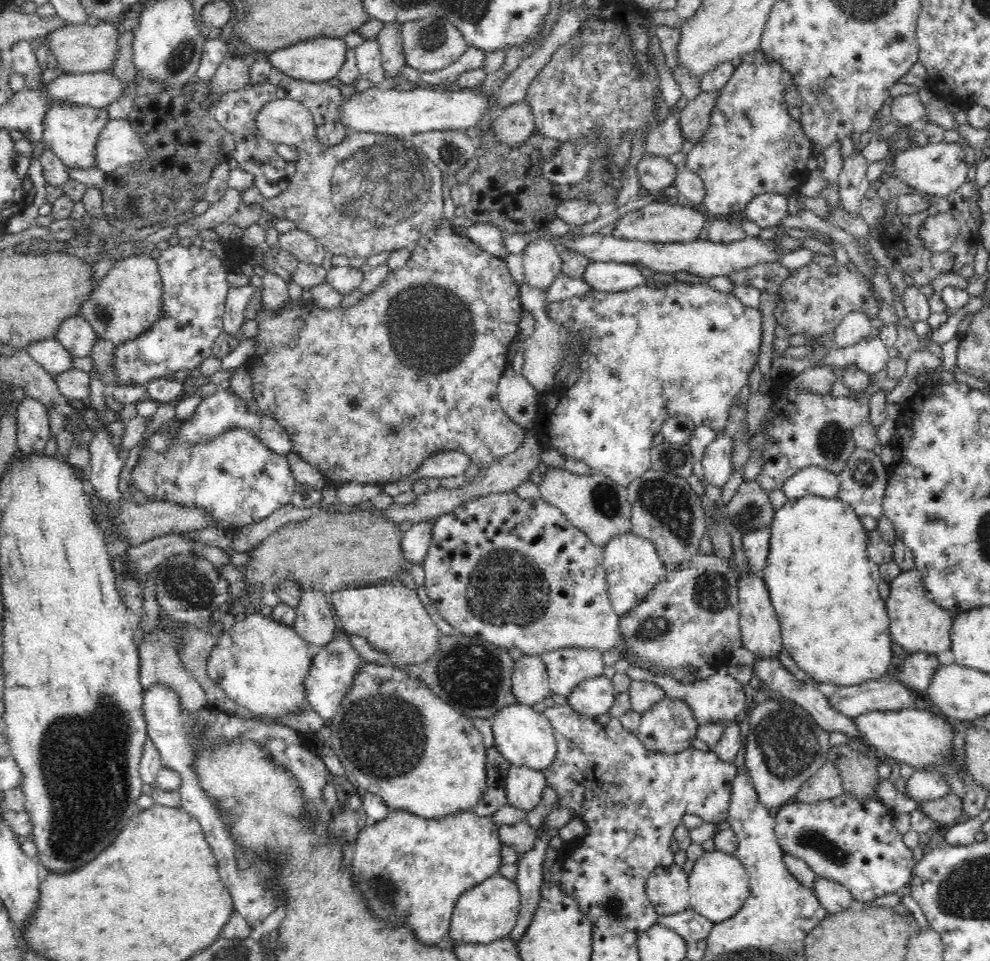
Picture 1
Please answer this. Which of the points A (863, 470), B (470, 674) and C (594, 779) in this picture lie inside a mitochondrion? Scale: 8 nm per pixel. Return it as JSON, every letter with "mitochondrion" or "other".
{"A":"mitochondrion","B":"mitochondrion","C":"other"}

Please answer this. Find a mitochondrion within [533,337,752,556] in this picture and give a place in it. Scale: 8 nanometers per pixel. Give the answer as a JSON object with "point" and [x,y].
{"point":[666,501]}

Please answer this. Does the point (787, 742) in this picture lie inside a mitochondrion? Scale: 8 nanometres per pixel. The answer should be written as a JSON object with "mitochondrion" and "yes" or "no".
{"mitochondrion":"yes"}

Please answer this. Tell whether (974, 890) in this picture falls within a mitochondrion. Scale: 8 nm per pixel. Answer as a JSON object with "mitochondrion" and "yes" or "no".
{"mitochondrion":"yes"}

